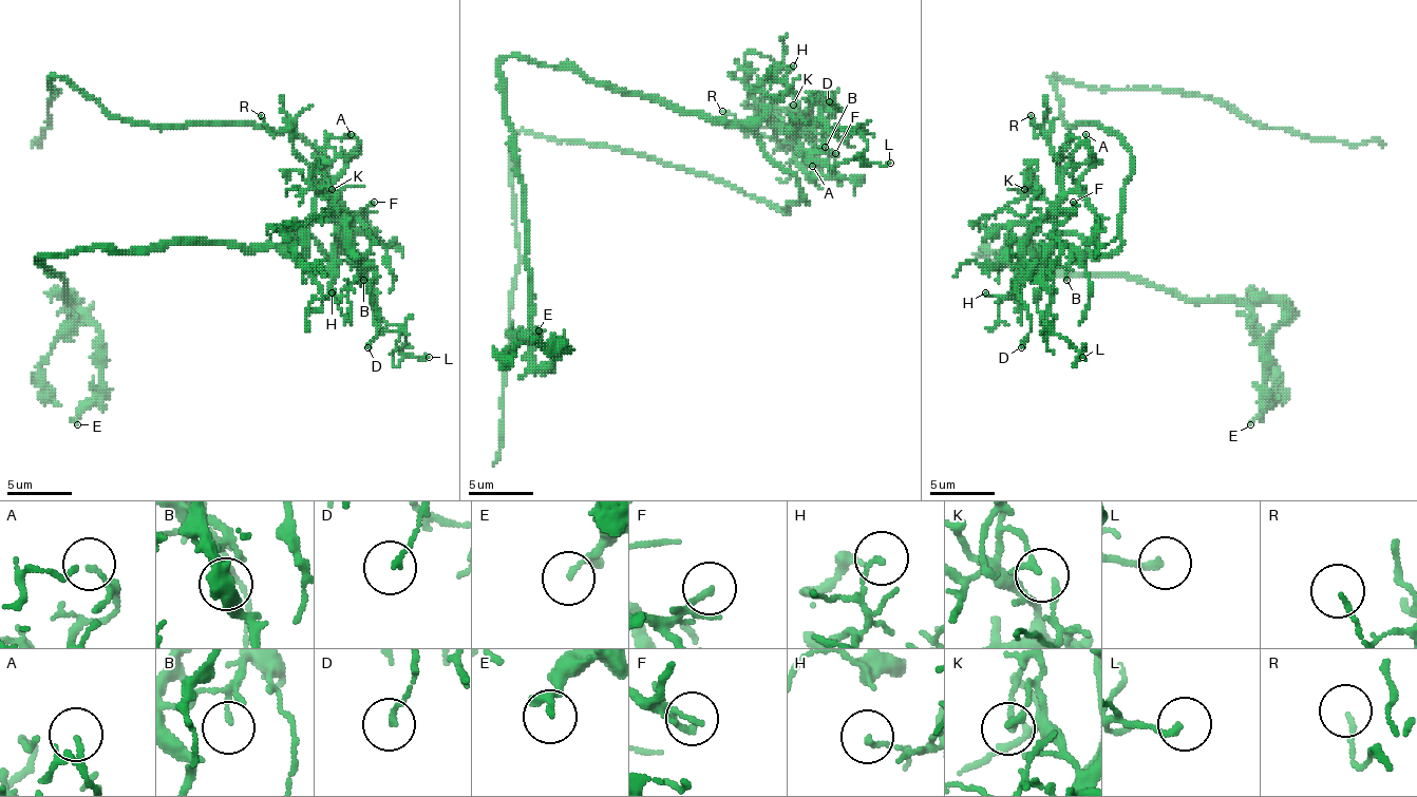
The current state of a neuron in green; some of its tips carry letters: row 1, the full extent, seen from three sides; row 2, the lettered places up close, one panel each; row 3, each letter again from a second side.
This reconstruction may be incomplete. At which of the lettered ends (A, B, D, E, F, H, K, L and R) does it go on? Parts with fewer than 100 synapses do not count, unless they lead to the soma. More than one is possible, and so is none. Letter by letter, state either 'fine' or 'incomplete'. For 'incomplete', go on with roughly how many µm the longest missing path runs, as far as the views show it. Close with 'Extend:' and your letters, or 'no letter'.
A: fine
B: fine
D: fine
E: fine
F: fine
H: fine
K: fine
L: fine
R: fine
Extend: no letter

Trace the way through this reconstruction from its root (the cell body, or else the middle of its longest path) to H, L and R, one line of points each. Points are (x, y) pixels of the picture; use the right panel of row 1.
H: (1092, 253), (1076, 234), (1057, 234), (1034, 253), (1027, 228), (1015, 225), (1012, 292), (985, 292)
L: (1092, 253), (1076, 234), (1037, 253), (1027, 234), (1040, 222), (1057, 231), (1046, 328), (1082, 357)
R: (1092, 253), (1076, 234), (1057, 234), (1043, 253), (1027, 244), (1060, 192), (1051, 137), (1034, 131), (1031, 115)

